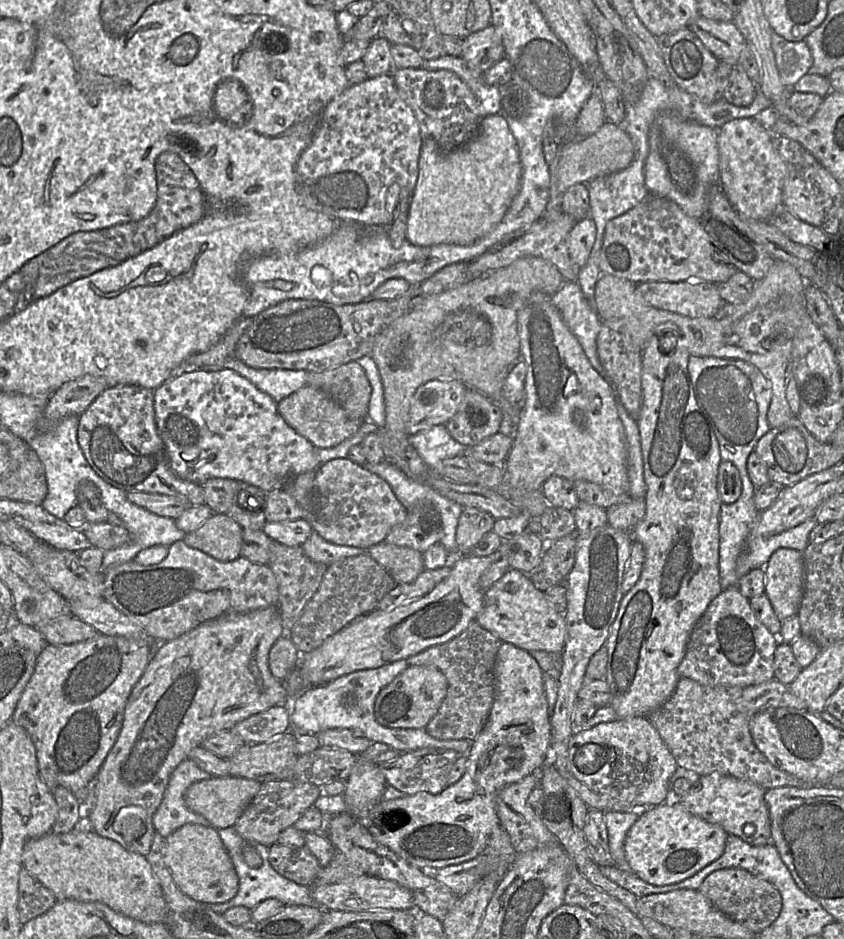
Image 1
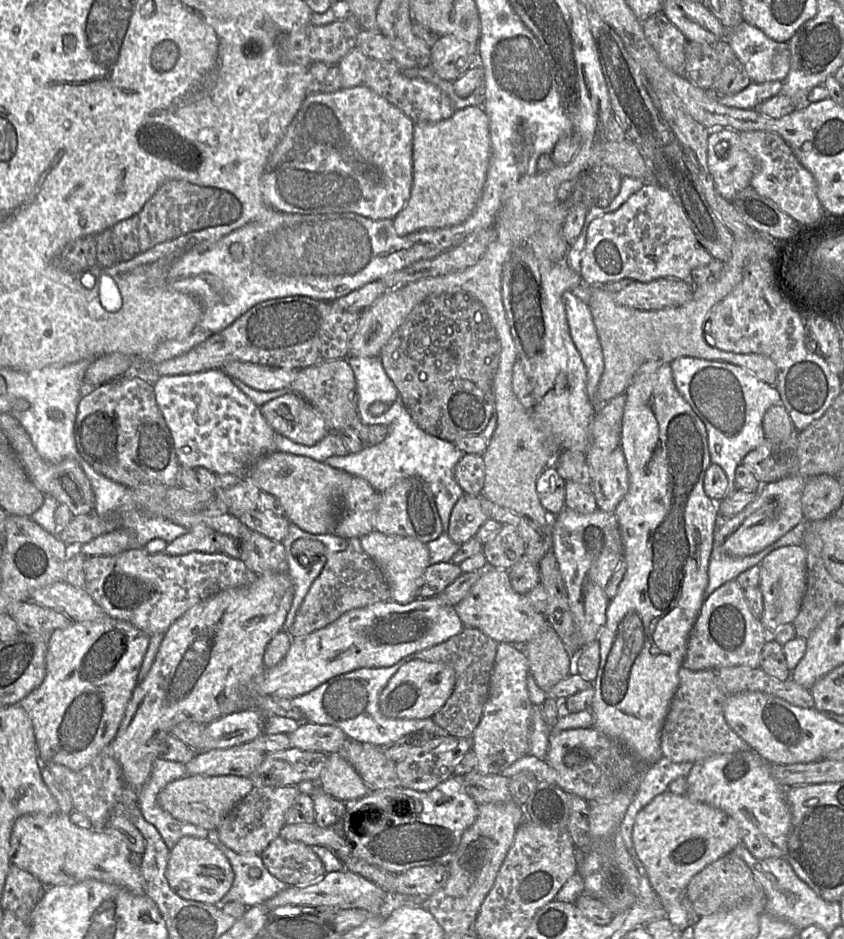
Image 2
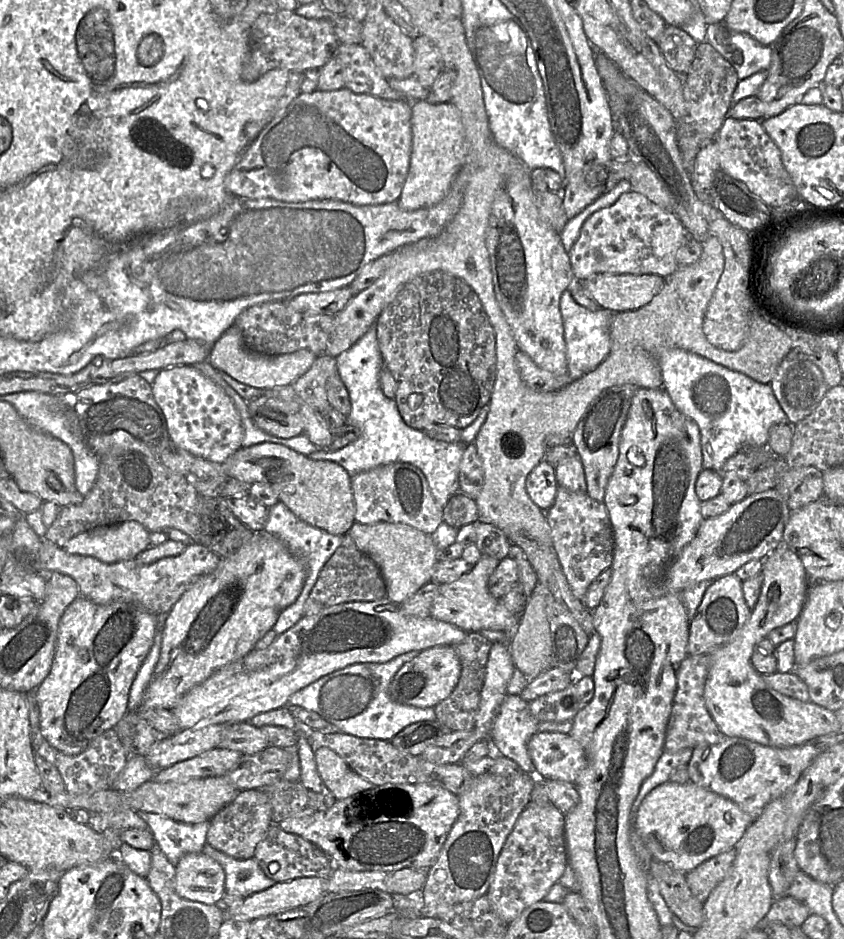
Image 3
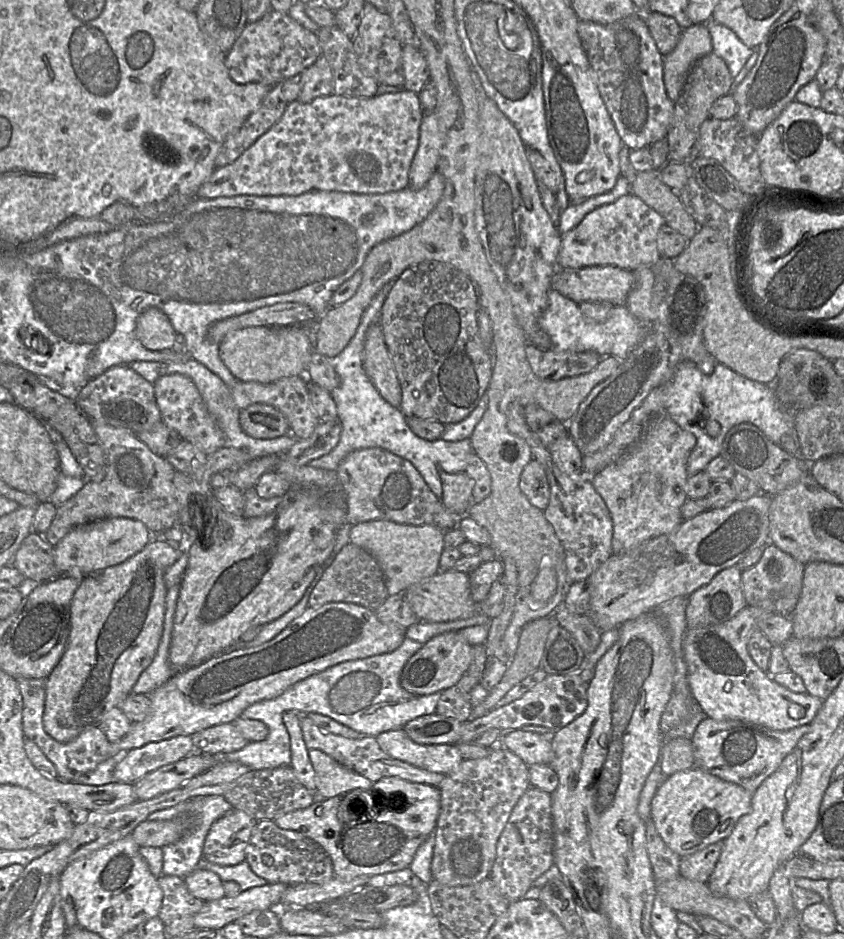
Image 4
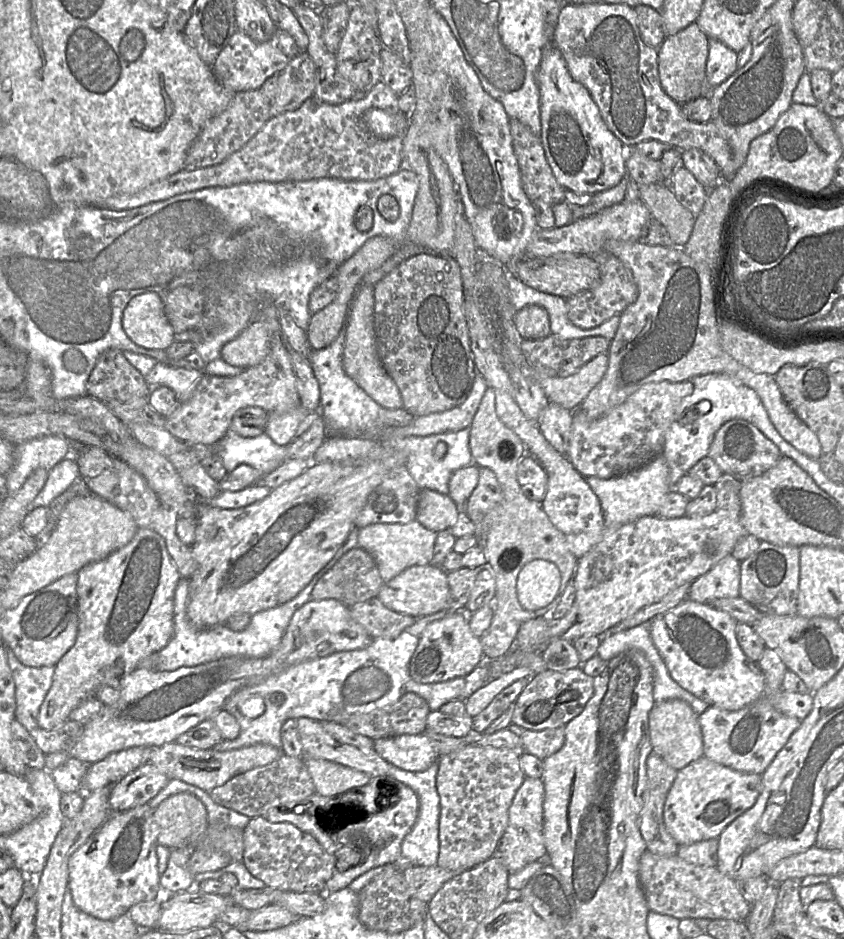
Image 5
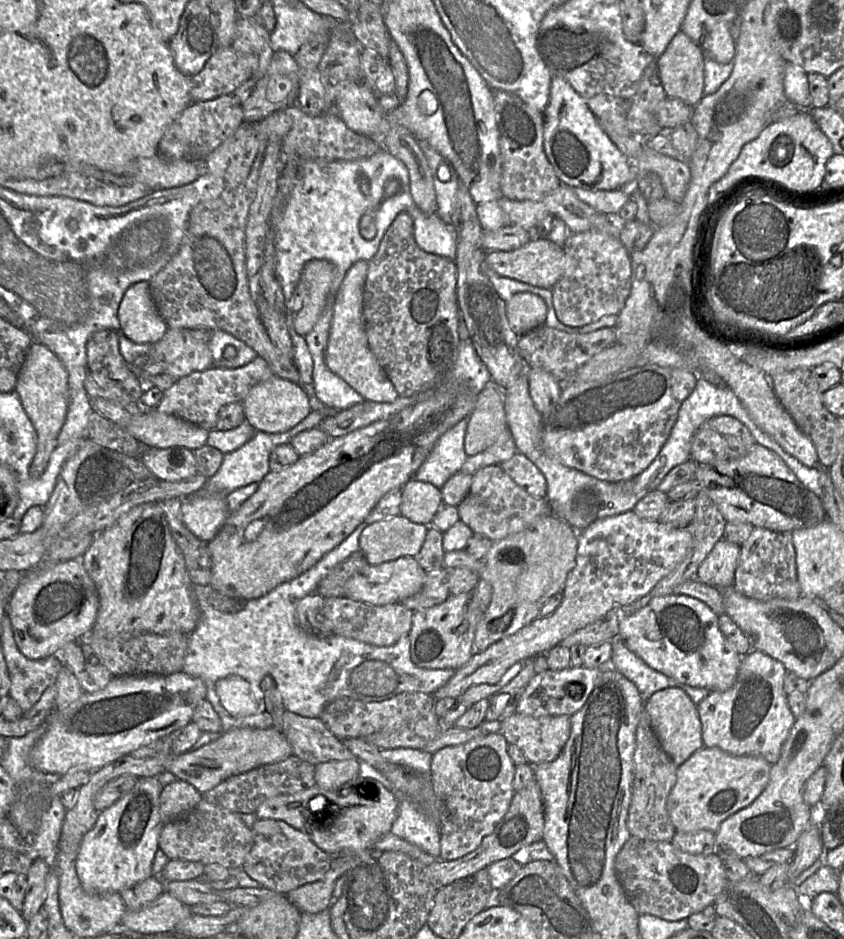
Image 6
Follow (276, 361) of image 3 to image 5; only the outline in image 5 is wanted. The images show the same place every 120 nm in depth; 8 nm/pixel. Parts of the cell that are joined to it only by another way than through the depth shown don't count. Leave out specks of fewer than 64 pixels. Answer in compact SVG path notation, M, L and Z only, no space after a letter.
M278 318L272 319L270 322L253 322L238 337L223 346L221 358L232 366L242 367L244 369L258 365L269 353L270 335L275 329L279 330L279 328Z

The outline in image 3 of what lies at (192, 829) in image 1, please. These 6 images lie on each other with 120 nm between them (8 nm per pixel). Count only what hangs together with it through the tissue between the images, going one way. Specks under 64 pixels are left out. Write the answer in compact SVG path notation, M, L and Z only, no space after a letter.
M187 853L175 865L174 889L184 899L220 905L225 893L225 872L208 855Z

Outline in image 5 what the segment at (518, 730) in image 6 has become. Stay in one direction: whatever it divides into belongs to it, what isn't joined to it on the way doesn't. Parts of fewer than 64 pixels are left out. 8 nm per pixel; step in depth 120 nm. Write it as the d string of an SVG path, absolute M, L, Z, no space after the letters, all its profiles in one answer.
M564 727L541 731L525 730L520 736L523 752L543 760L557 752L564 743Z

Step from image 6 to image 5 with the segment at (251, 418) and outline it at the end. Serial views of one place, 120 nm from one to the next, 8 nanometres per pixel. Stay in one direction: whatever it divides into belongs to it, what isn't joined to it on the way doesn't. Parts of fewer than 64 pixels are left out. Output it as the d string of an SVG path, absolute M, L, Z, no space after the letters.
M302 405L296 409L269 414L265 434L278 445L287 445L294 439L299 425L304 421L308 412Z

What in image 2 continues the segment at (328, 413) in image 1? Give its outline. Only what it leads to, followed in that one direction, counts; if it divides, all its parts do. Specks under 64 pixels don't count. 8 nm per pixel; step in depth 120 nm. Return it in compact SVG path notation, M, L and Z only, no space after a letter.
M292 391L263 404L260 410L276 433L302 445L313 446L330 433L320 413Z

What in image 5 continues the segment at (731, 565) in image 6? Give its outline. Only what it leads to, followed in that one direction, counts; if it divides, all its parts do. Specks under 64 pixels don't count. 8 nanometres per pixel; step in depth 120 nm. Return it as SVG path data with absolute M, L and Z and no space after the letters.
M732 554L690 584L688 599L711 604L717 599L740 597L740 562Z

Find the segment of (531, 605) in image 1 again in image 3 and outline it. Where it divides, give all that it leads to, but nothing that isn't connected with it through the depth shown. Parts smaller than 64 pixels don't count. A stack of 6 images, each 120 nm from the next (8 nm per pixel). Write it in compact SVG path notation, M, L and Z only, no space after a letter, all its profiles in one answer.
M482 554L481 559L467 574L454 582L439 585L437 596L432 603L431 617L455 625L468 633L497 630L507 635L515 634L519 624L518 615L511 613L488 589L489 578L499 562L496 558Z

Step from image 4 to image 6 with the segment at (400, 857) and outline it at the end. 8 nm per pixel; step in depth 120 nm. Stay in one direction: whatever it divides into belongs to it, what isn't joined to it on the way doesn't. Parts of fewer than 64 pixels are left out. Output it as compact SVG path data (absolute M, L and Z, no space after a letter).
M356 777L337 790L326 790L318 785L289 795L278 795L262 802L255 815L258 819L282 820L307 835L321 850L333 857L332 864L324 878L302 885L286 894L288 900L301 913L315 914L329 908L333 901L333 891L338 878L354 866L360 853L374 847L375 843L391 833L398 812L398 799L392 789L381 782L366 777Z

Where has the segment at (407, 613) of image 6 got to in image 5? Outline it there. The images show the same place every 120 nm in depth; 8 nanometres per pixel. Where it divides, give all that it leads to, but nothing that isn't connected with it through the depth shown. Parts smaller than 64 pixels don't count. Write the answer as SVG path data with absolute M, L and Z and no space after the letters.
M377 597L348 606L352 618L373 638L394 638L417 618L387 608Z

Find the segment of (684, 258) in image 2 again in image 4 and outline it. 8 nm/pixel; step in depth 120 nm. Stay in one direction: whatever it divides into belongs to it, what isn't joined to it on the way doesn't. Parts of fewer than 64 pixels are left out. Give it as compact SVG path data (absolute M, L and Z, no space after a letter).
M631 193L624 195L588 213L576 227L561 235L558 268L611 265L635 271L640 267L654 264L662 257L657 247L657 236L664 224L664 218L640 198Z

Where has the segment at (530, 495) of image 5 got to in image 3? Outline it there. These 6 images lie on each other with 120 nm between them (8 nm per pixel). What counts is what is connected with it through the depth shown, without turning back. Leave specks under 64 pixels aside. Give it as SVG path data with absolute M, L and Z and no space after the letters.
M545 459L527 476L526 490L531 500L543 511L554 504L558 490L555 465Z

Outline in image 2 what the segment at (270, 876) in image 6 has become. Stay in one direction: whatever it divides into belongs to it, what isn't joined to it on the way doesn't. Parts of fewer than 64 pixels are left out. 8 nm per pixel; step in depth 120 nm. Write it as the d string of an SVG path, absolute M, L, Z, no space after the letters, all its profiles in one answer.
M275 838L260 854L266 869L288 886L305 885L326 874L323 862L311 846Z

